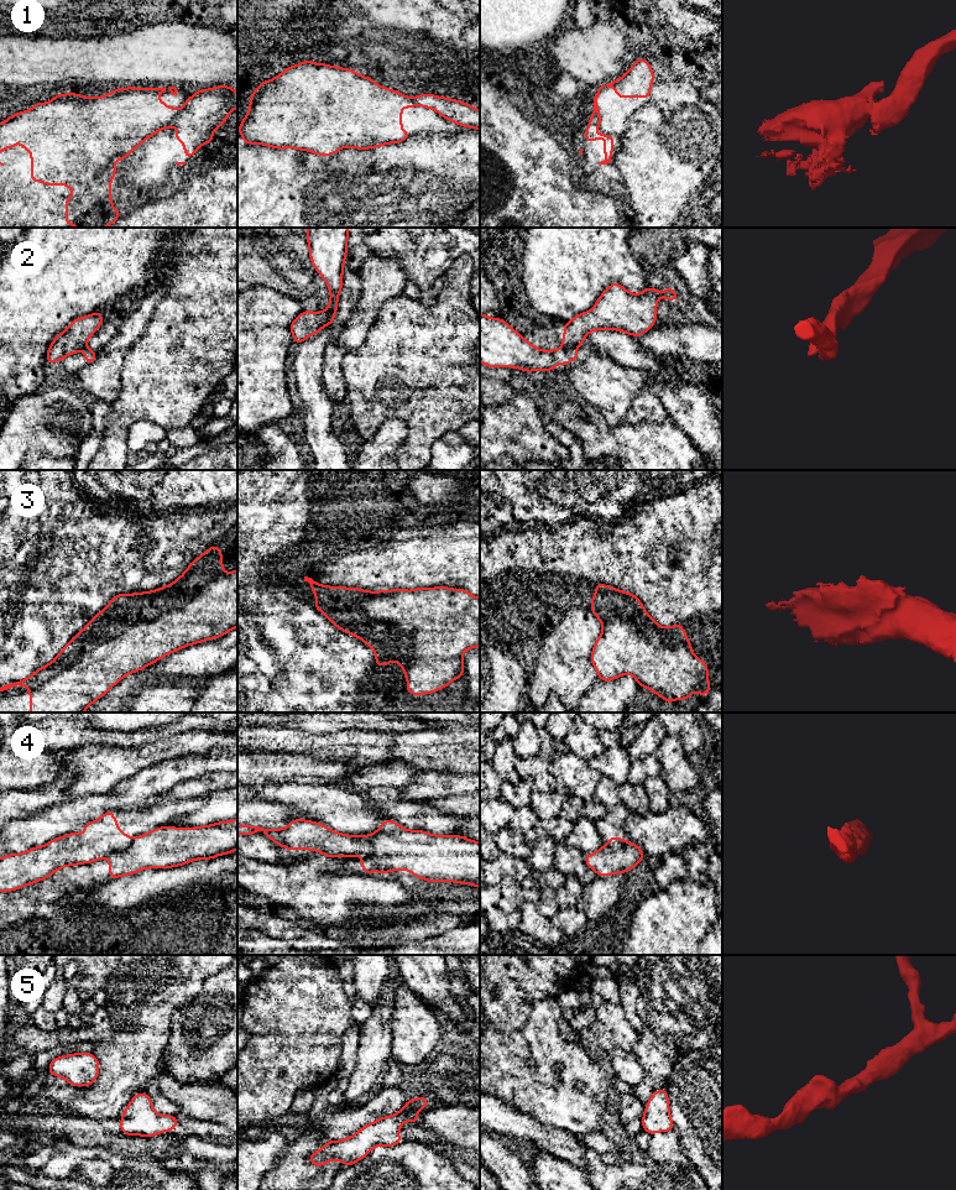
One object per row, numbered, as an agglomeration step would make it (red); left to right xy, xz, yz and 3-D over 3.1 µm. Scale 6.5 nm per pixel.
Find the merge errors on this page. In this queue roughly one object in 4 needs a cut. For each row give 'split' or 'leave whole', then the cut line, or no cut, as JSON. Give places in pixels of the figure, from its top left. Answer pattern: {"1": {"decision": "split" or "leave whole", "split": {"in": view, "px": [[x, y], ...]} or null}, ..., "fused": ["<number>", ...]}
{"1": {"decision": "split", "split": {"in": "xy", "px": [[179, 111], [174, 125]]}}, "2": {"decision": "split", "split": {"in": "yz", "px": [[563, 346], [575, 348]]}}, "3": {"decision": "leave whole", "split": null}, "4": {"decision": "split", "split": {"in": "xy", "px": [[135, 839], [124, 850], [108, 855]]}}, "5": {"decision": "leave whole", "split": null}, "fused": ["1", "2", "4"]}

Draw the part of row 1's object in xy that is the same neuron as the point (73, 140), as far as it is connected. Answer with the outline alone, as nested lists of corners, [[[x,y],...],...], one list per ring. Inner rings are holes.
[[[122,88],[111,90],[104,96],[83,96],[74,93],[57,94],[48,103],[36,103],[33,108],[12,114],[0,122],[0,152],[4,148],[14,148],[16,142],[31,153],[31,181],[43,182],[46,186],[66,184],[73,190],[72,197],[66,198],[66,224],[75,224],[78,228],[106,228],[114,224],[120,210],[113,208],[110,197],[111,181],[115,177],[117,160],[126,158],[146,139],[160,130],[176,126],[179,110],[167,106],[158,100],[158,94],[167,88]]]

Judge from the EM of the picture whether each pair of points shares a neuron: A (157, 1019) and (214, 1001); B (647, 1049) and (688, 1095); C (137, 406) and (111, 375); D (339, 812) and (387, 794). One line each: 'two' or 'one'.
A: two
B: two
C: two
D: two

